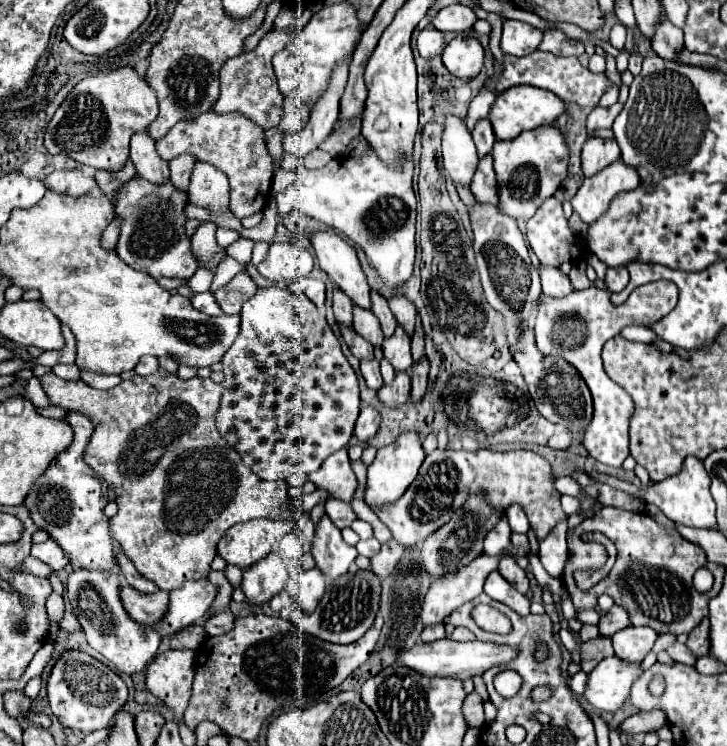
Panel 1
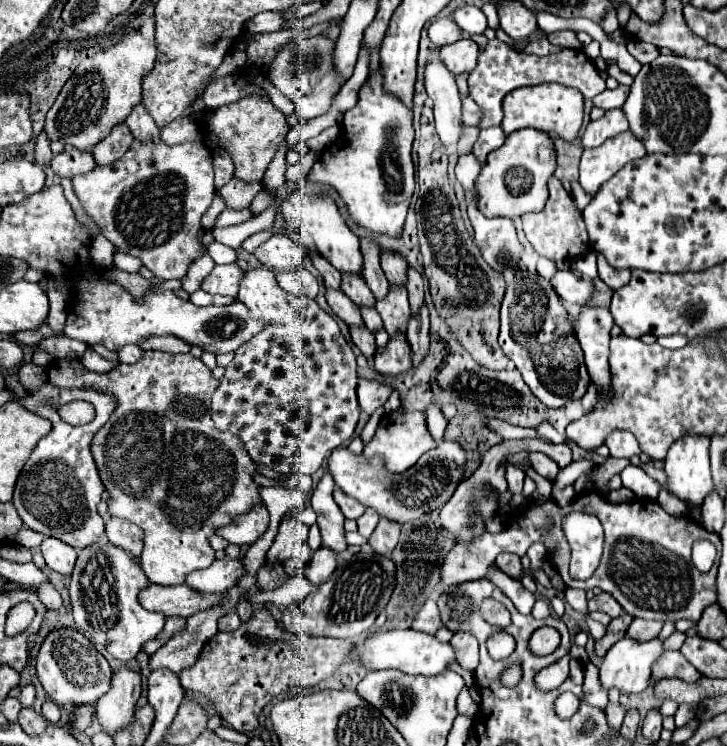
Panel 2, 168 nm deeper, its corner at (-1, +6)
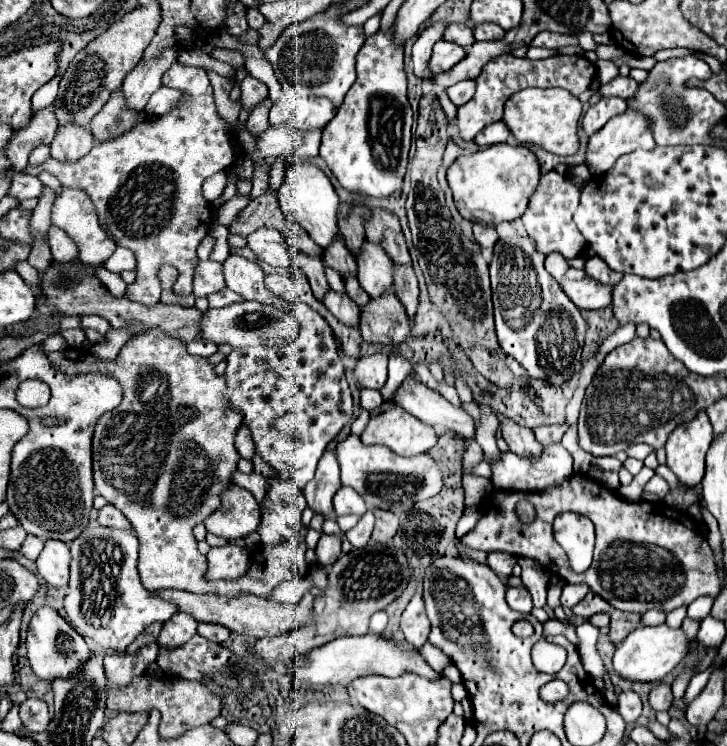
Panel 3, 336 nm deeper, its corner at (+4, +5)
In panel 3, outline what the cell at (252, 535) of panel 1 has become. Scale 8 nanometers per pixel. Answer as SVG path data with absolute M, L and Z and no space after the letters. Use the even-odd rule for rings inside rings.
M230 484L226 492L220 494L220 500L220 512L212 512L204 520L208 532L226 540L240 540L258 528L260 504L248 490Z

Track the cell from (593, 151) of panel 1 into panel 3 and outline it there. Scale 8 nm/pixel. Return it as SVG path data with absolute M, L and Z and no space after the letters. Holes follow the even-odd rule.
M602 98L598 104L590 106L590 110L584 114L582 120L582 128L586 130L588 136L592 136L594 132L598 132L612 116L622 114L626 108L626 100L622 98Z

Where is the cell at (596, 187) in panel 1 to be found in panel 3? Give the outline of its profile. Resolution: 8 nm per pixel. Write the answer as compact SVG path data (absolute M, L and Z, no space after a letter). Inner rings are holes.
M626 108L624 114L614 116L600 132L594 132L588 142L586 164L592 174L602 174L614 166L614 162L628 152L634 152L638 146L652 150L656 146L650 120L632 108Z

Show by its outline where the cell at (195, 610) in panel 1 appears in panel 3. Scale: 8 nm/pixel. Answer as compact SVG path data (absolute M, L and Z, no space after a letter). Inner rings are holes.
M226 544L210 548L208 556L208 580L236 580L244 576L250 566L250 552L238 544Z

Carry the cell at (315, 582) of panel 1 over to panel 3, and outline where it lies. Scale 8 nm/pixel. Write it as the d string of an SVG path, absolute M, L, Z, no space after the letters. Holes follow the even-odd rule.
M322 534L322 538L318 540L318 546L316 546L316 554L318 554L318 564L330 568L334 564L334 560L340 558L340 554L342 554L342 536L340 534Z

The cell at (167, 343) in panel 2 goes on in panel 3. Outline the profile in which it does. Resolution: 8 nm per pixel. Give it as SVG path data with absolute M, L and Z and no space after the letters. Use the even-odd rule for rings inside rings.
M52 260L50 266L42 272L40 284L38 284L38 300L36 310L44 316L86 316L96 314L110 322L112 328L128 328L132 334L140 334L148 328L160 326L166 334L184 340L186 344L196 338L196 332L200 332L200 312L198 308L182 308L182 306L168 306L168 304L156 304L154 308L146 308L142 304L134 304L126 298L114 298L108 288L98 280L94 266L84 264L82 260L72 262L56 262Z

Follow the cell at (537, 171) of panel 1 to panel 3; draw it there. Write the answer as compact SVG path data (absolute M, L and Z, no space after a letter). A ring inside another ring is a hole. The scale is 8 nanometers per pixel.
M494 144L474 154L458 156L448 166L446 180L462 218L476 224L496 226L504 220L516 220L522 216L530 196L538 186L540 166L536 156L520 144Z

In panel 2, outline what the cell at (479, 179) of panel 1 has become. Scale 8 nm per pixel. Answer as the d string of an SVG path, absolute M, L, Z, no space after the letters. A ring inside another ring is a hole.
M501 127L481 129L479 139L477 139L475 147L473 147L473 155L477 155L477 161L481 163L481 167L485 165L485 157L487 157L491 151L495 151L495 149L499 149L499 147L503 145L505 137L507 137L507 135L503 133Z

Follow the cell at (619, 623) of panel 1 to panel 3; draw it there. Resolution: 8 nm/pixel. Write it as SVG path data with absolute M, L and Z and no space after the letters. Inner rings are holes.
M588 592L574 608L572 608L572 612L576 614L576 616L582 616L584 620L588 620L592 614L596 614L596 612L608 612L610 610L610 604L606 602L606 600L600 600L600 596L596 596L594 592Z

